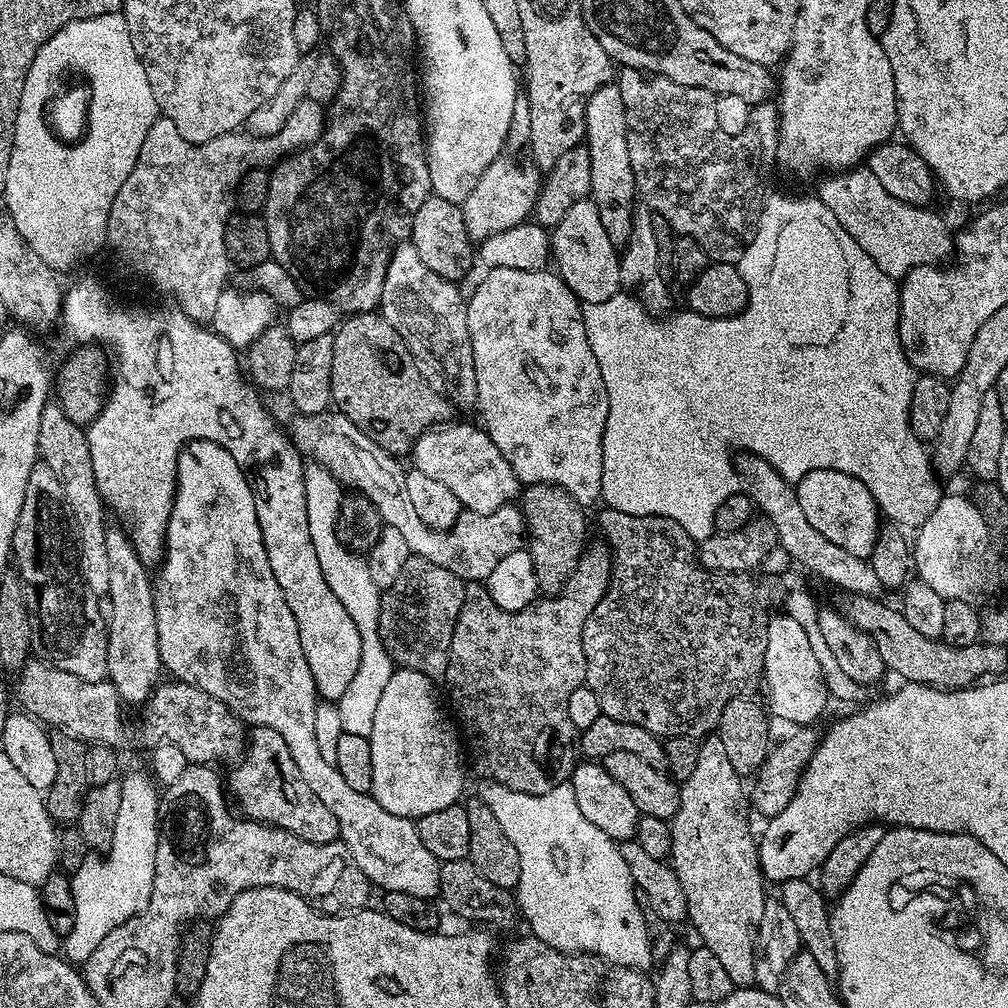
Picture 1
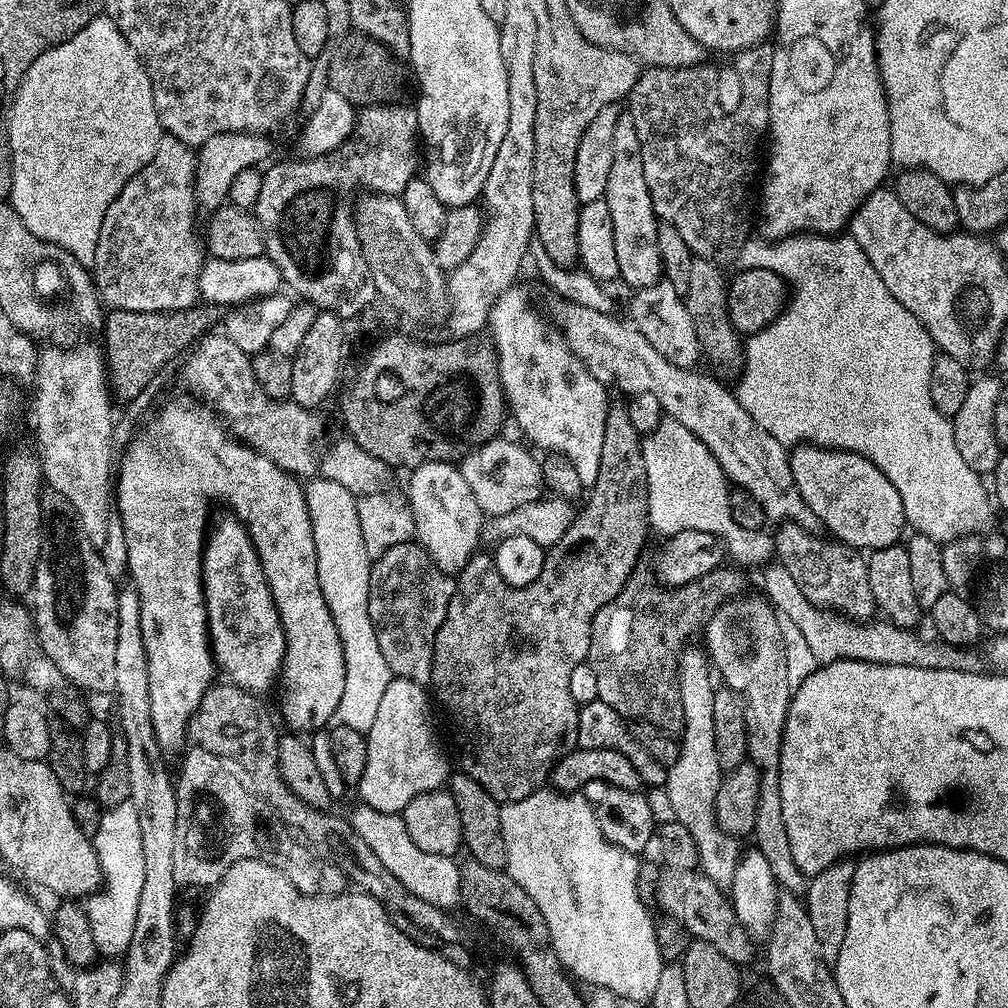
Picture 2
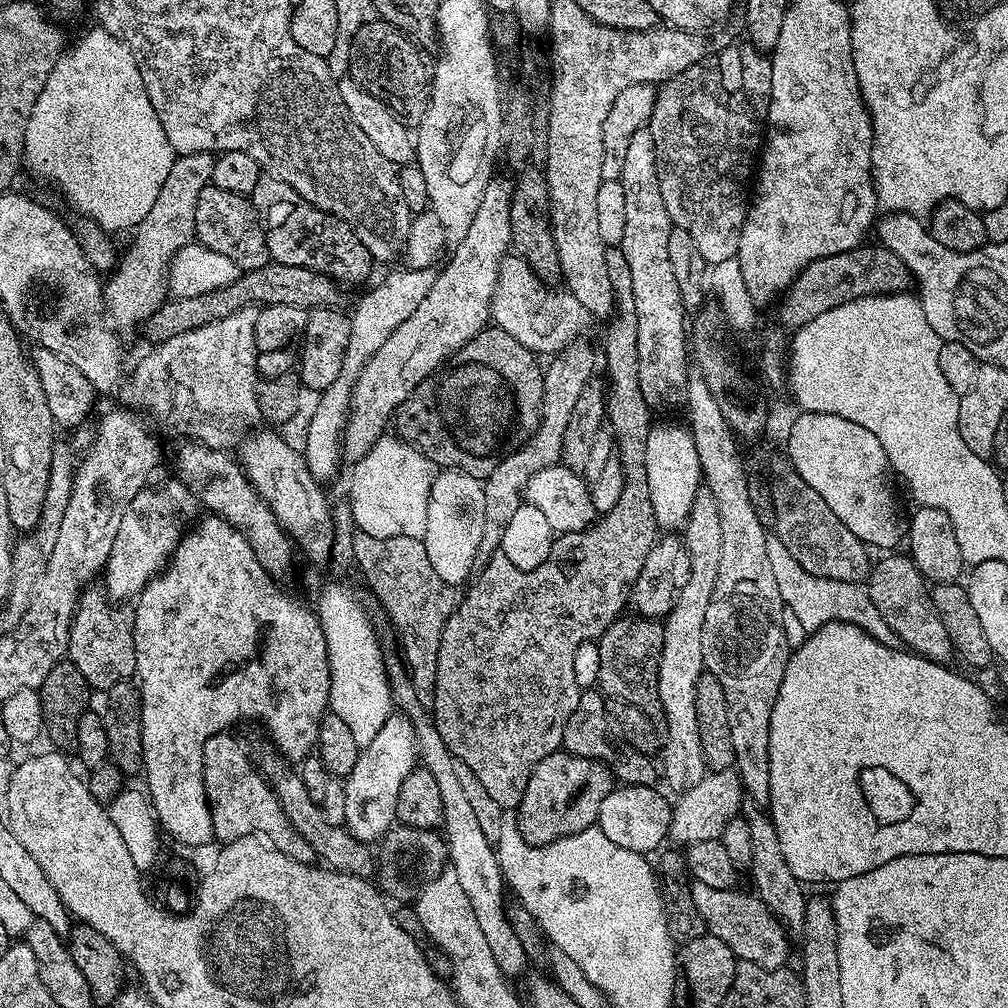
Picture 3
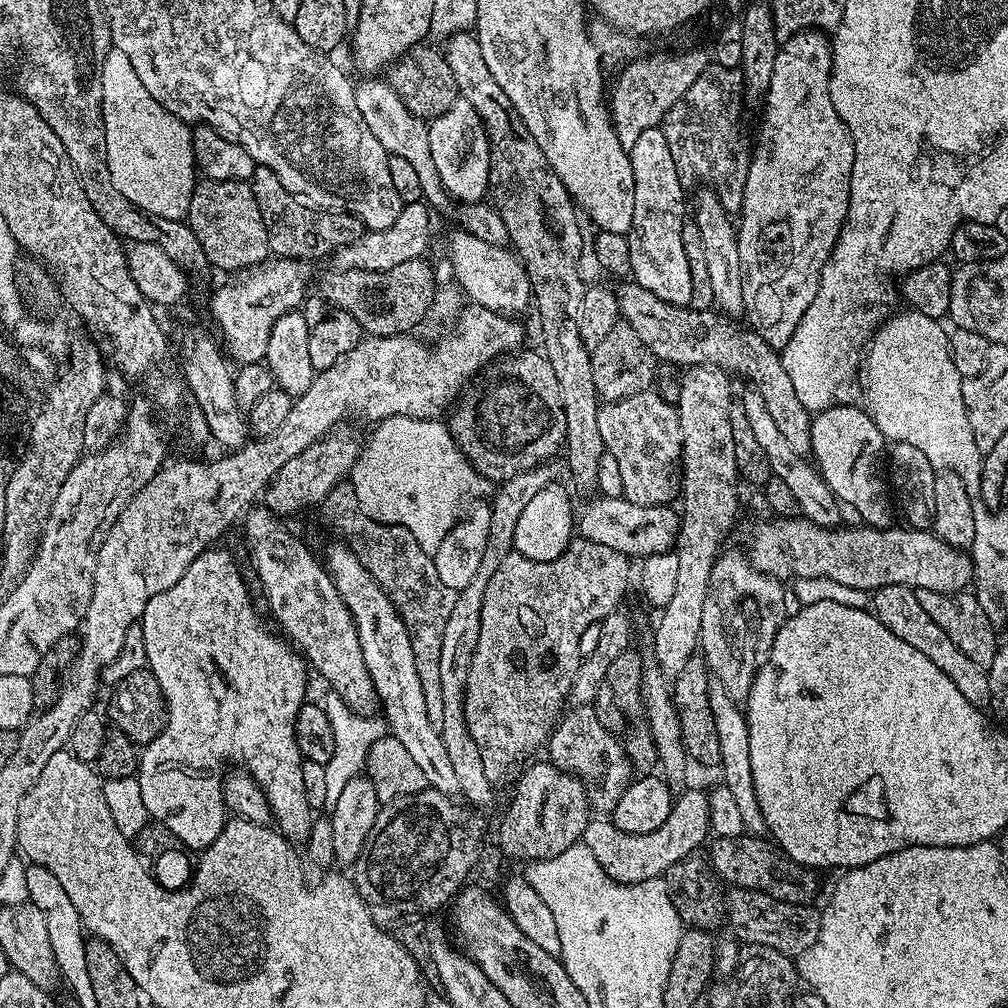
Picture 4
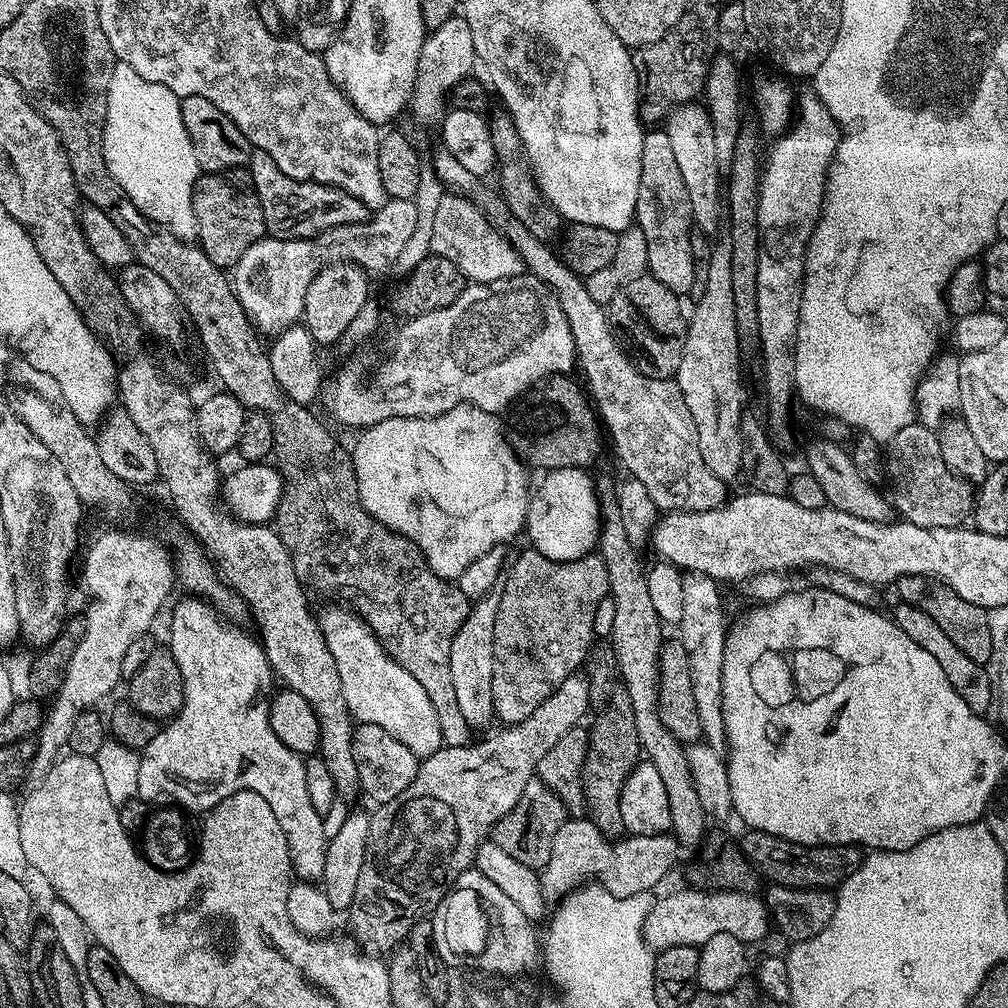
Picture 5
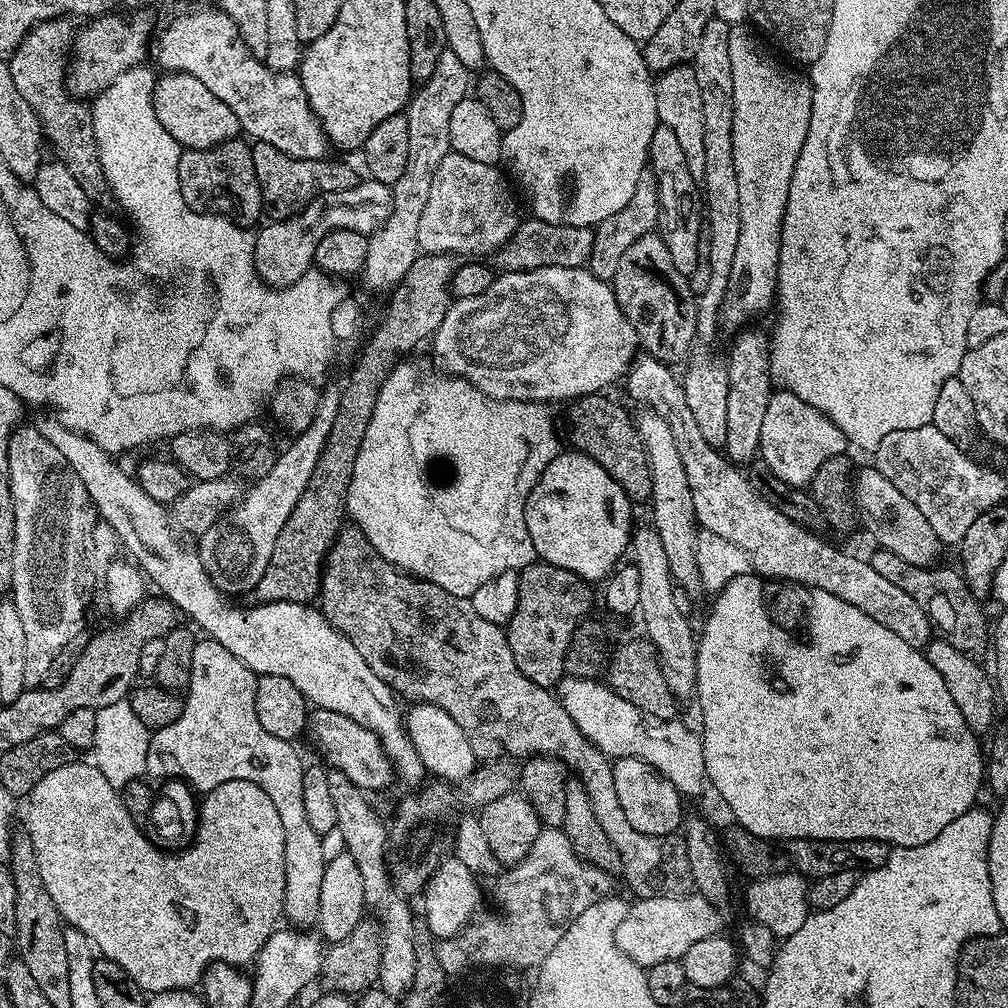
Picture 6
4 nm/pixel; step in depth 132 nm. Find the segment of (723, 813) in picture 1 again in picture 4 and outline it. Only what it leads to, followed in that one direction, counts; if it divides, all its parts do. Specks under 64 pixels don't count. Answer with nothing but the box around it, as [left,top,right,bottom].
[652,364,740,678]

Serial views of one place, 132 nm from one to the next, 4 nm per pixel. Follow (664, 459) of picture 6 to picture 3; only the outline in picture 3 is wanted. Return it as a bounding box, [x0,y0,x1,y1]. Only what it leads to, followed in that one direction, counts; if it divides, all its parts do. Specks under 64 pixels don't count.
[742,802,806,929]

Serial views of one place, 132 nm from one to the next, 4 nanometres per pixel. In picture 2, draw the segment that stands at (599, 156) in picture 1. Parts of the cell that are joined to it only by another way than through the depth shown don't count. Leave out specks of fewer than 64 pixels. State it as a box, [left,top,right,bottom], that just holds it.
[604,114,664,289]

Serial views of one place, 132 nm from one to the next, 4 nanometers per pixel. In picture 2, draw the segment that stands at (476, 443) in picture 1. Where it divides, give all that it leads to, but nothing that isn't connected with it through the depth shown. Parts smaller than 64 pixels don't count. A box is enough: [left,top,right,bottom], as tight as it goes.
[458,439,545,518]

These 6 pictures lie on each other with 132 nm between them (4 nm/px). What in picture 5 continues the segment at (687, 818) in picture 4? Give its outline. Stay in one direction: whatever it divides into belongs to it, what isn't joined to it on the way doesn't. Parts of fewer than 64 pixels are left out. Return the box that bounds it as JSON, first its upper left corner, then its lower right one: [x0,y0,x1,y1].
[540,818,678,902]

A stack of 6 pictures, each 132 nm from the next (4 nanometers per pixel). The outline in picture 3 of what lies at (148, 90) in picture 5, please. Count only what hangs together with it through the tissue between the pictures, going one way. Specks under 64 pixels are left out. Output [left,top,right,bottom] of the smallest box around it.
[24,27,177,234]

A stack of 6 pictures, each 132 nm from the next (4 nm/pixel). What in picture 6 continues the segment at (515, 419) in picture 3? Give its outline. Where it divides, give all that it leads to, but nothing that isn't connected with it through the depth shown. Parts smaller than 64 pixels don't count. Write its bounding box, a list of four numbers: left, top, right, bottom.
[568,394,652,502]

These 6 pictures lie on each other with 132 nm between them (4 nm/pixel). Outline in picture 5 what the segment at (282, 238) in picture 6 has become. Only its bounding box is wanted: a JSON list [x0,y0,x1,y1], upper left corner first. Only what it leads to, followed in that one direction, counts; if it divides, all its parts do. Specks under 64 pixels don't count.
[231,199,418,334]

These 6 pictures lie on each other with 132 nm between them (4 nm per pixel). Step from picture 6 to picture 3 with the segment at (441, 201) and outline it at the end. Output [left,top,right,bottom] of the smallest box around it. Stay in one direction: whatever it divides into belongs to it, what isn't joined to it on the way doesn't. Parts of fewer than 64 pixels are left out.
[491,254,590,354]

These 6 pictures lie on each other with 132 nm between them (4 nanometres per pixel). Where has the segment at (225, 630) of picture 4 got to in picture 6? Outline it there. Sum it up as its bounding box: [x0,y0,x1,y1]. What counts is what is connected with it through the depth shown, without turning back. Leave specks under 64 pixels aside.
[147,639,326,926]

